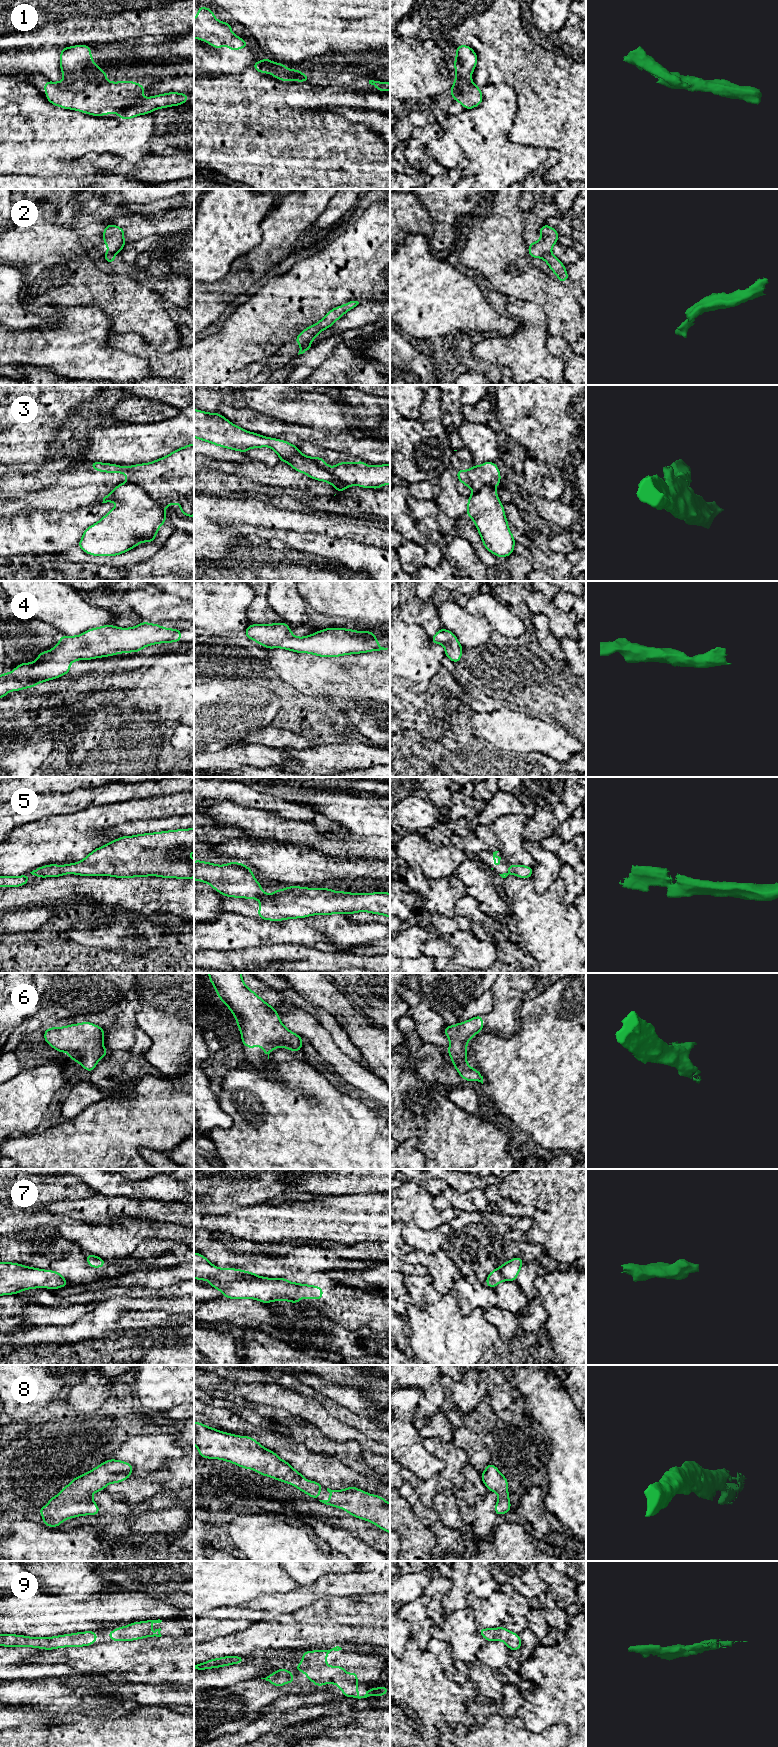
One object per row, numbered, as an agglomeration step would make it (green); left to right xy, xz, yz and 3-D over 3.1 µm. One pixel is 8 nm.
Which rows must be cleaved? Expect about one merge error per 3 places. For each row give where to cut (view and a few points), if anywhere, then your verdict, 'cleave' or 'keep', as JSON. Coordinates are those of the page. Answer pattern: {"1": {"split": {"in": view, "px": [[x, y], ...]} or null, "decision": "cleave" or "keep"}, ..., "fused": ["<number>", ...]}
{"1": {"split": null, "decision": "keep"}, "2": {"split": {"in": "xy", "px": [[114, 253], [108, 253], [104, 256]]}, "decision": "cleave"}, "3": {"split": {"in": "xz", "px": [[306, 456], [333, 474], [347, 487]]}, "decision": "cleave"}, "4": {"split": null, "decision": "keep"}, "5": {"split": null, "decision": "keep"}, "6": {"split": null, "decision": "keep"}, "7": {"split": null, "decision": "keep"}, "8": {"split": null, "decision": "keep"}, "9": {"split": null, "decision": "keep"}, "fused": ["2", "3"]}

